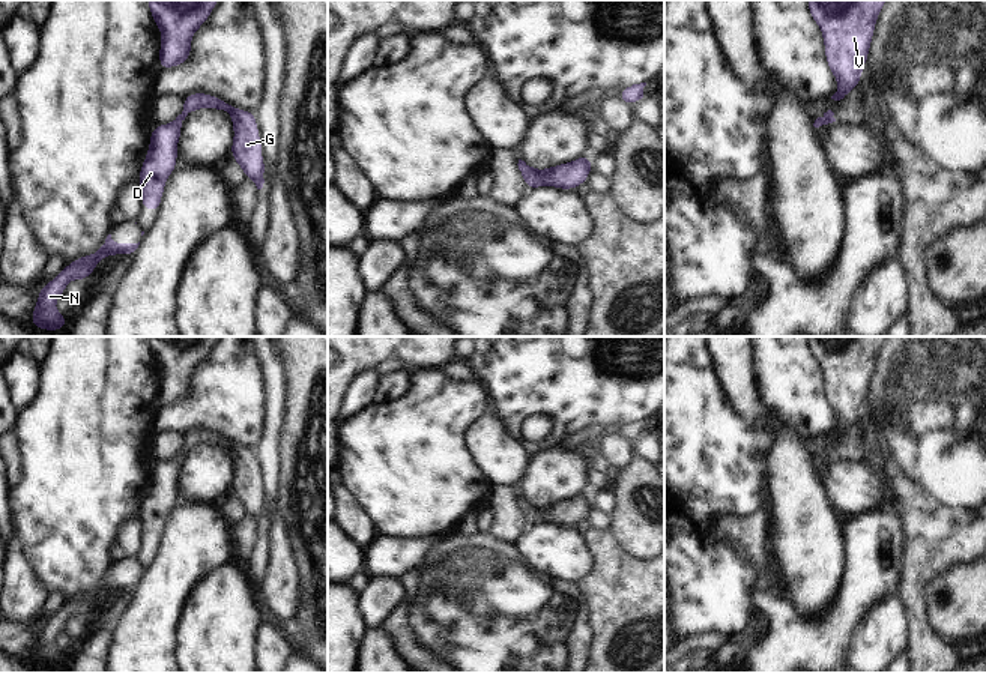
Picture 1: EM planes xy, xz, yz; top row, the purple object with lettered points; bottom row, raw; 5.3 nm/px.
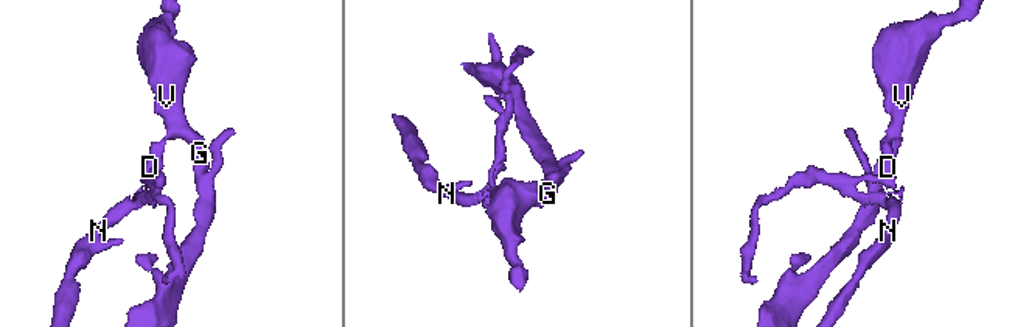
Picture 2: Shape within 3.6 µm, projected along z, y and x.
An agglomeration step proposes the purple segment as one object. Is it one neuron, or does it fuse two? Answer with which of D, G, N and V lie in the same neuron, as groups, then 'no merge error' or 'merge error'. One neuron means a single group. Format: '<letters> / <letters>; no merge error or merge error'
D G N V; no merge error

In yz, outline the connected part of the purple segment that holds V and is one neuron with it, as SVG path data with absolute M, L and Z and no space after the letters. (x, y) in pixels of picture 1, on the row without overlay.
M807 336L824 374L825 395L837 415L834 437L860 422L875 361L887 336Z

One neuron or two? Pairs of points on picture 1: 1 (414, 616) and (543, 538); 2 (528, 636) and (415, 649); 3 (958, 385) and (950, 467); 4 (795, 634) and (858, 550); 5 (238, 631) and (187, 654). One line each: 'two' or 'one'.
1: two
2: one
3: one
4: one
5: one

